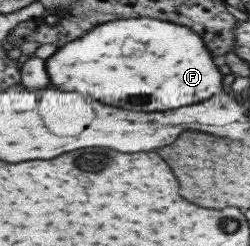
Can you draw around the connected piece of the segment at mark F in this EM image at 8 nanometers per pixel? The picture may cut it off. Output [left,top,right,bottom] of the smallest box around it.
[45,17,222,113]

